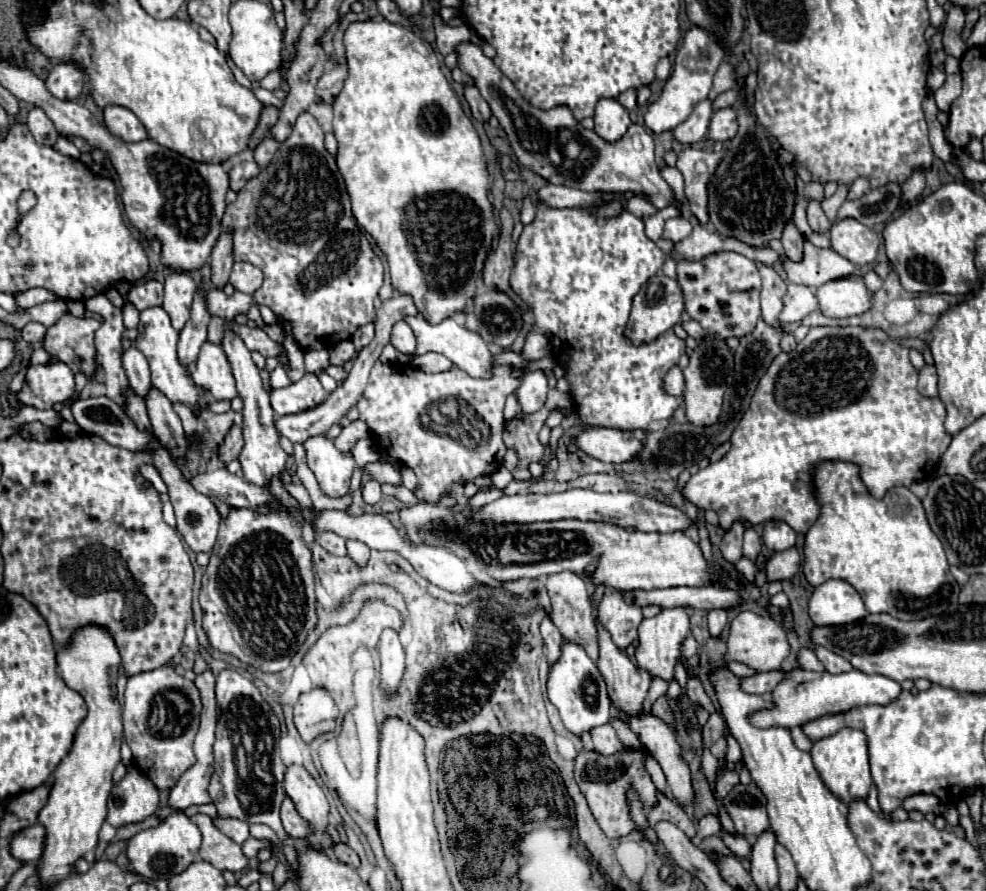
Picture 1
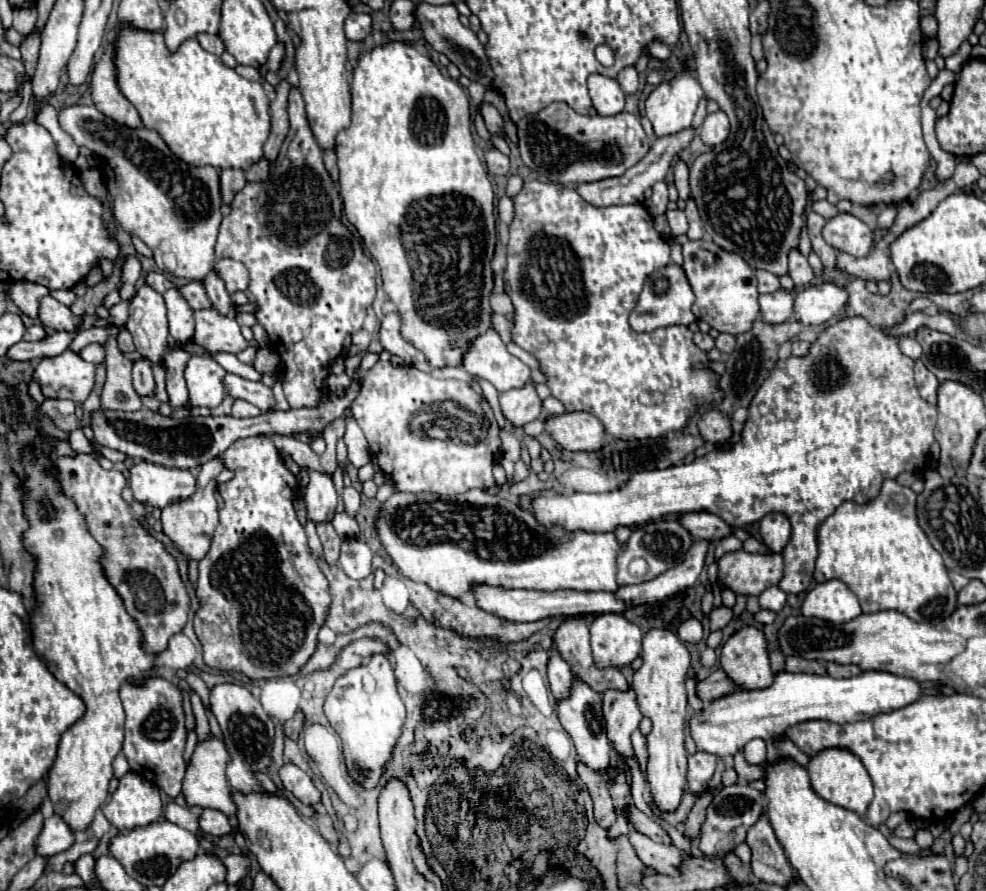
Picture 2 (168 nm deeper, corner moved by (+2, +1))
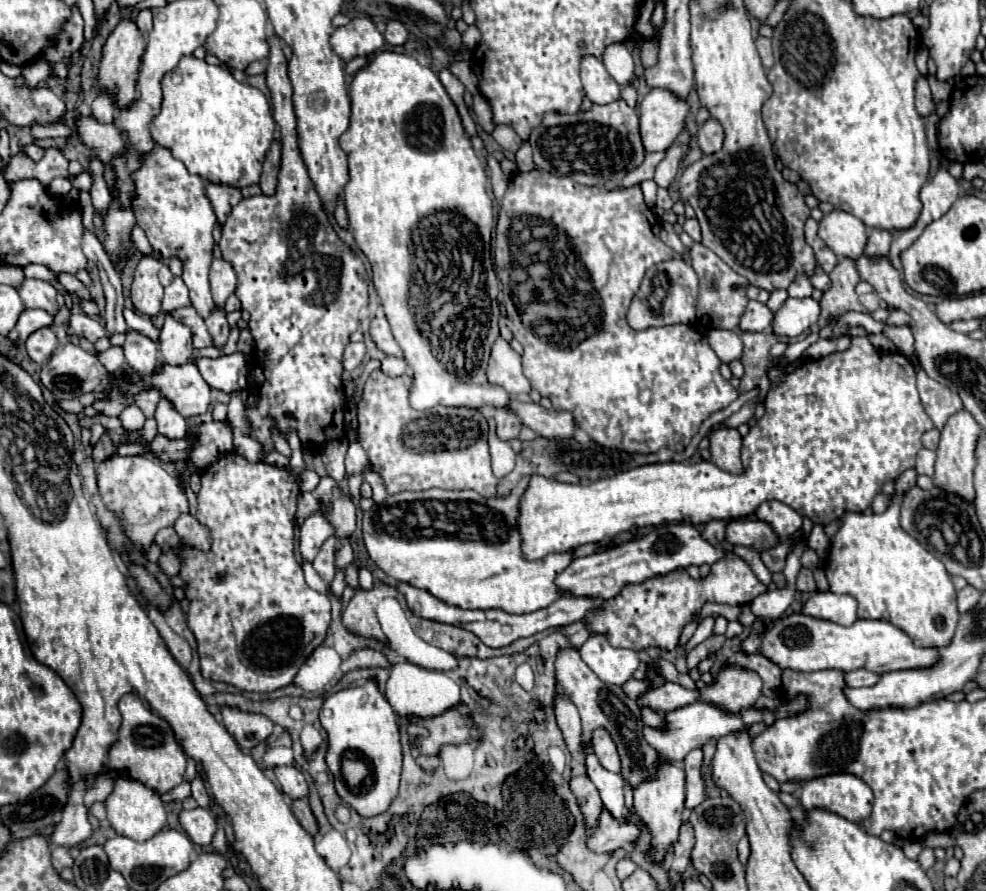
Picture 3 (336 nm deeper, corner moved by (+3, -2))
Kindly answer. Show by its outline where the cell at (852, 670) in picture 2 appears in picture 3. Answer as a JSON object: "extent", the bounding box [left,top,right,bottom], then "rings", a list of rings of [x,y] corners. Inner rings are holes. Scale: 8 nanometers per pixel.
{"extent":[844,669,878,687],"rings":[[[856,669],[856,671],[846,673],[844,681],[846,681],[848,687],[870,687],[870,685],[874,685],[878,681],[878,675],[870,673],[866,669]]]}

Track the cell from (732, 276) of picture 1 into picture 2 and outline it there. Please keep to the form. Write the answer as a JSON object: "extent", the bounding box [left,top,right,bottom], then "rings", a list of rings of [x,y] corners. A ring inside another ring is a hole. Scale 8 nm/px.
{"extent":[683,238,759,336],"rings":[[[709,238],[689,240],[687,244],[683,244],[683,256],[683,268],[695,294],[693,314],[697,316],[697,320],[707,322],[717,332],[729,332],[733,336],[749,330],[759,314],[757,280],[751,266],[737,254],[721,250]]]}

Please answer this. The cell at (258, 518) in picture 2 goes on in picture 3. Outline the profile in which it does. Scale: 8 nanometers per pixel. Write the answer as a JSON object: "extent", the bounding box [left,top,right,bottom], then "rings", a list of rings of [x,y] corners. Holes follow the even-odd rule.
{"extent":[180,453,330,693],"rings":[[[236,453],[232,457],[220,457],[220,461],[212,463],[208,469],[202,471],[202,489],[198,493],[198,515],[196,515],[196,519],[202,521],[206,527],[210,527],[212,549],[208,553],[202,553],[202,551],[196,551],[196,549],[182,549],[184,563],[182,563],[180,577],[188,583],[188,587],[186,587],[186,597],[190,599],[188,627],[198,641],[200,669],[202,669],[204,679],[224,681],[224,683],[230,683],[230,685],[242,689],[242,691],[270,693],[274,689],[280,689],[280,687],[286,687],[288,683],[292,683],[292,679],[296,677],[296,673],[304,665],[304,661],[310,657],[310,653],[318,645],[322,645],[322,641],[328,633],[328,625],[330,625],[330,599],[328,599],[328,595],[318,593],[318,591],[314,591],[306,585],[304,575],[302,575],[302,567],[294,557],[294,513],[296,513],[298,495],[300,495],[300,485],[298,485],[298,479],[296,479],[294,473],[290,473],[286,469],[280,469],[276,465],[264,463],[264,461],[250,463]]]}

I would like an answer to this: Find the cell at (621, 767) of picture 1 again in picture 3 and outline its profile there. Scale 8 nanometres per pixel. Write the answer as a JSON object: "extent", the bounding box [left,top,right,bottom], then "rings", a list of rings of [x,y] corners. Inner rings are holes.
{"extent":[570,775,604,831],"rings":[[[576,775],[576,777],[570,779],[570,789],[578,797],[578,803],[582,807],[584,823],[586,823],[588,831],[596,829],[596,821],[598,821],[600,813],[604,811],[604,805],[600,801],[600,795],[598,795],[594,783],[586,775]]]}

